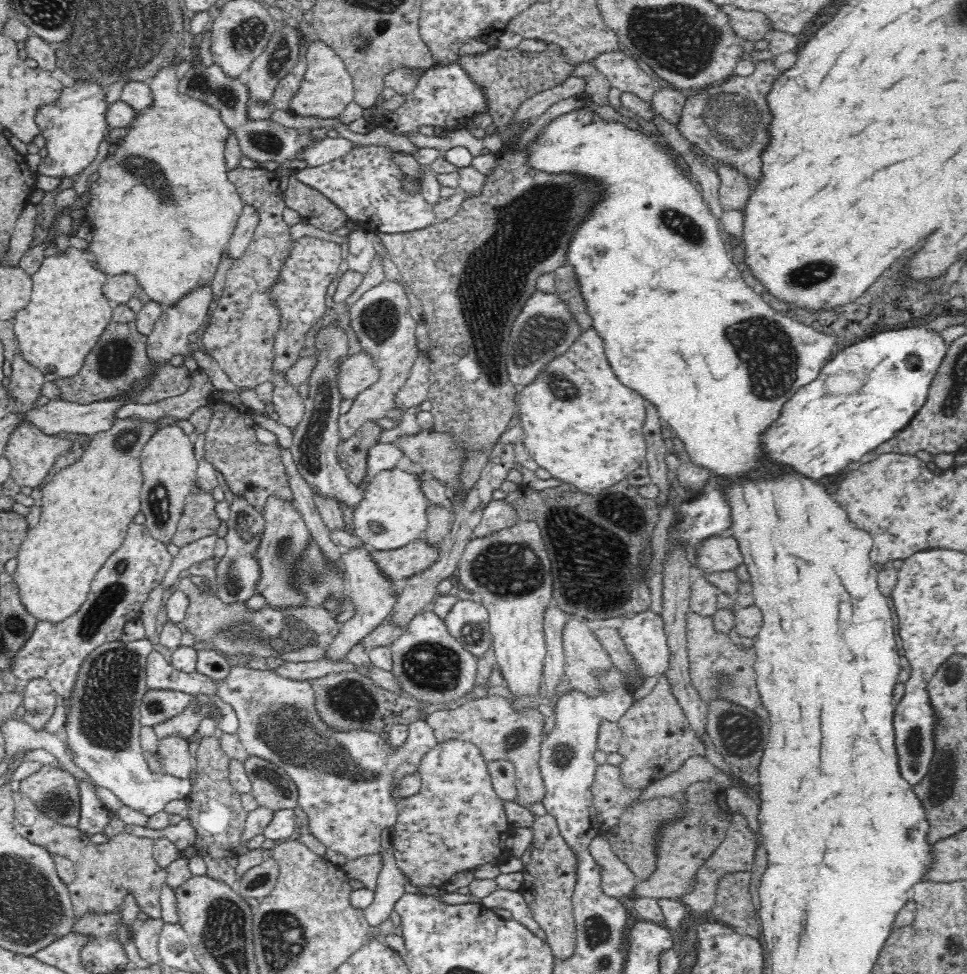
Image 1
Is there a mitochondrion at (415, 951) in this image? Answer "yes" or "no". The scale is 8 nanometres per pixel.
no

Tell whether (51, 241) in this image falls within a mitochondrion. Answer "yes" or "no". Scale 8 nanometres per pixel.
no

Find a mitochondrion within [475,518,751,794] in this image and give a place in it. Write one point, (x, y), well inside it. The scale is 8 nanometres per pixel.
(515, 740)

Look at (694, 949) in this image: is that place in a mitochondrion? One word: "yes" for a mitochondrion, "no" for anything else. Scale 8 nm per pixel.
no

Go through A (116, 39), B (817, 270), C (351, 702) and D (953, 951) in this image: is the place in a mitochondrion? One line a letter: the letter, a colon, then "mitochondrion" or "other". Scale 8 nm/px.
A: mitochondrion
B: mitochondrion
C: mitochondrion
D: mitochondrion

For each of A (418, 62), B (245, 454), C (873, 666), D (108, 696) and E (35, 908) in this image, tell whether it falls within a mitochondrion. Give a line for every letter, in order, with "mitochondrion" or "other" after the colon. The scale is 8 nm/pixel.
A: other
B: other
C: other
D: mitochondrion
E: mitochondrion

